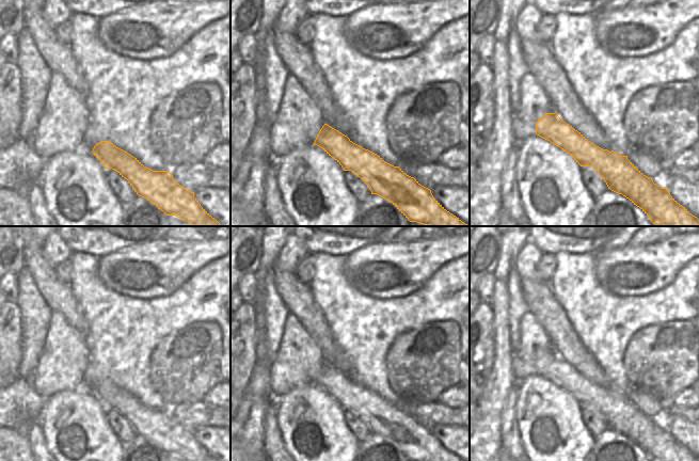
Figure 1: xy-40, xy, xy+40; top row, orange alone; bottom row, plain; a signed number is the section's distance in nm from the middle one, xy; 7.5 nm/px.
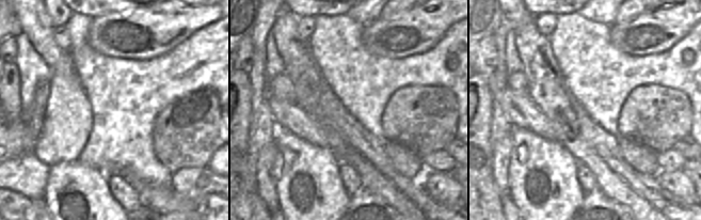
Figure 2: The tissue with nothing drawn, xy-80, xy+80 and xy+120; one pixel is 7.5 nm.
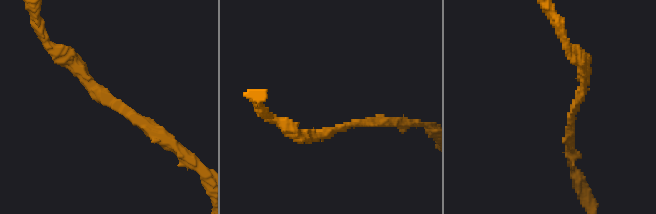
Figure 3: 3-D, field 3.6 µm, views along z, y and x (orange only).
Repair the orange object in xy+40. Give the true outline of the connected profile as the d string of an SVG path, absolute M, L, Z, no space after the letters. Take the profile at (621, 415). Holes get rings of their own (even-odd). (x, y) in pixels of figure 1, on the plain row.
M545 352L536 362L536 373L550 380L554 384L567 391L581 406L592 406L606 422L608 428L622 433L634 444L639 446L651 459L651 461L699 461L699 458L693 455L685 446L680 444L669 432L668 427L661 427L653 422L651 416L644 414L629 398L618 391L603 388L588 380L581 371L563 361L558 353Z

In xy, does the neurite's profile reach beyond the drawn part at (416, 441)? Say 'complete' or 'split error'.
complete

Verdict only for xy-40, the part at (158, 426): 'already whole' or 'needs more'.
already whole

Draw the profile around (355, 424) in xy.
M344 410L344 417L350 431L354 434L359 442L362 442L369 438L371 430L363 418L358 416L351 410Z

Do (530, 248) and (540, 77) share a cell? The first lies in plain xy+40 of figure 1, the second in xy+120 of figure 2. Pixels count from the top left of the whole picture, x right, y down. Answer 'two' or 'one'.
one

